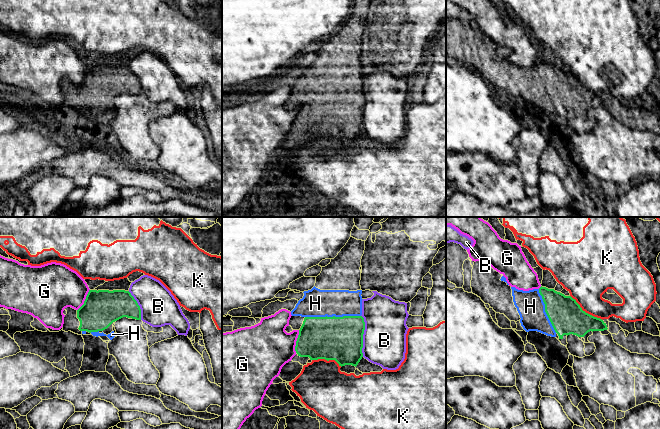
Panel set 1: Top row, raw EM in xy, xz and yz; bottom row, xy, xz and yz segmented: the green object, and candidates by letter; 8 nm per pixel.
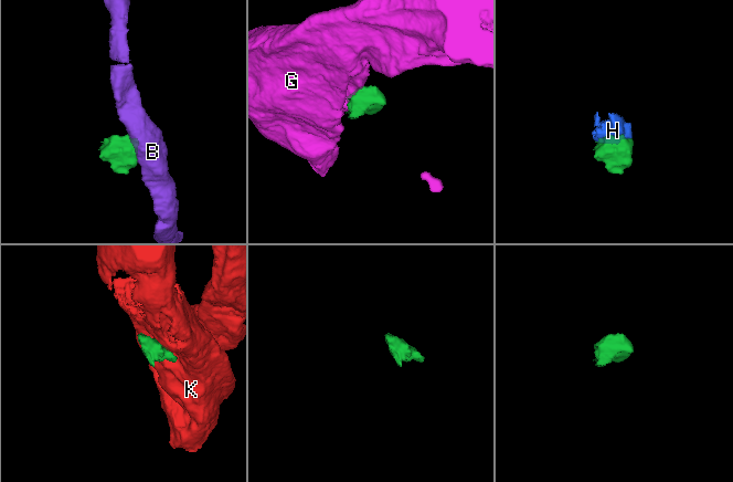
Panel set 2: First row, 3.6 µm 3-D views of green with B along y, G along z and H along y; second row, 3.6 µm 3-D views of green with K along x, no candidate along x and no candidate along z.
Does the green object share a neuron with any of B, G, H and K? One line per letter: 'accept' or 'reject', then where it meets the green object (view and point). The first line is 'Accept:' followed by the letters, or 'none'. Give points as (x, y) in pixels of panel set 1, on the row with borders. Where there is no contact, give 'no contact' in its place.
Accept: H
B: reject; contact xz (362, 336)
G: reject; contact xz (296, 341)
H: accept; contact xz (333, 316)
K: reject; contact yz (584, 311)

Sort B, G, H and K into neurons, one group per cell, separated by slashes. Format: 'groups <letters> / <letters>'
groups B / G / H / K

